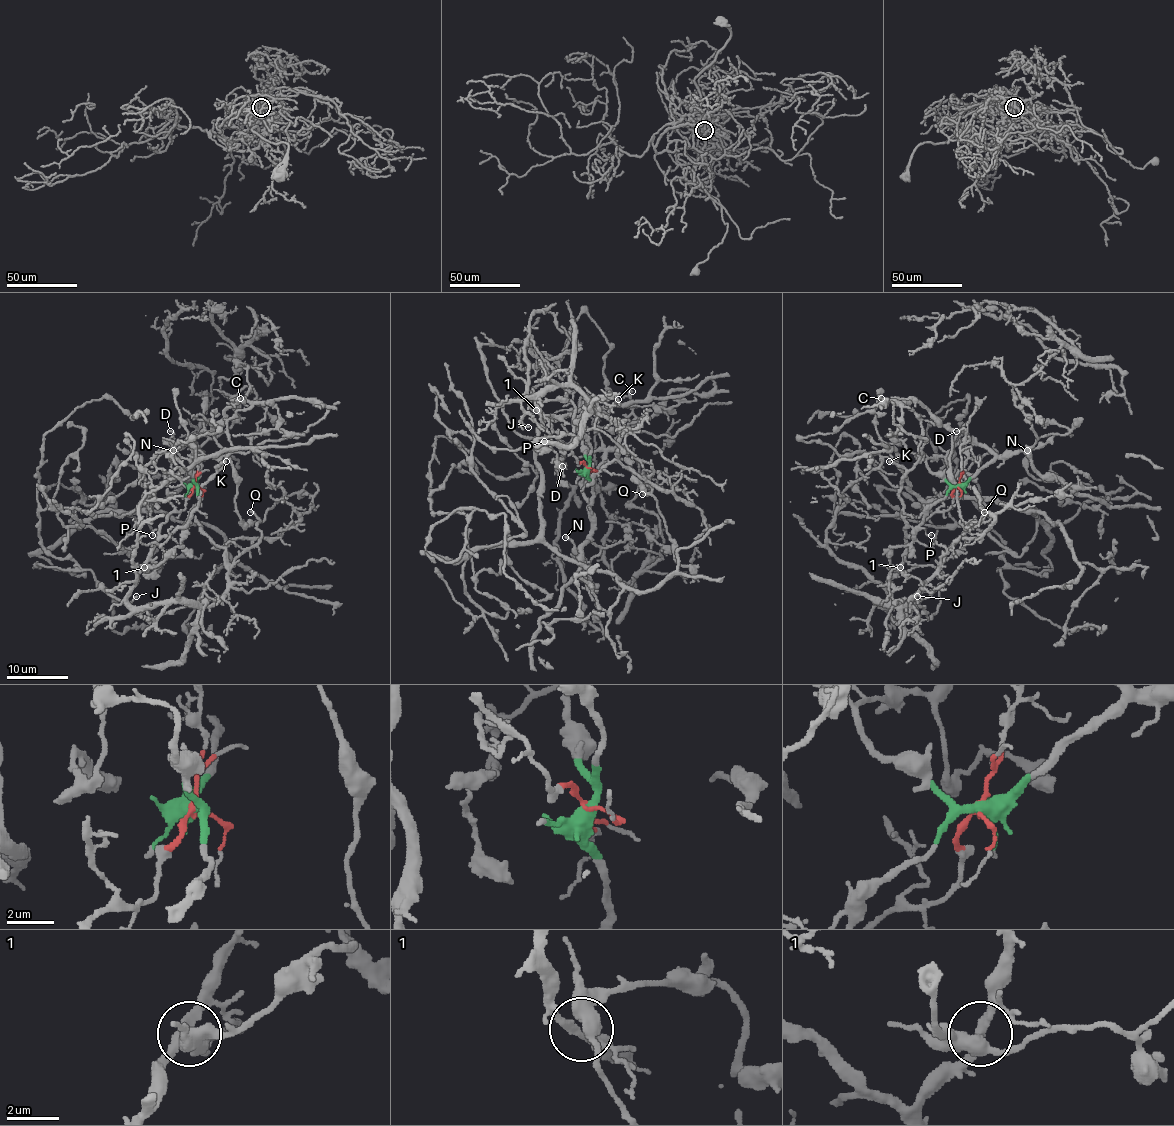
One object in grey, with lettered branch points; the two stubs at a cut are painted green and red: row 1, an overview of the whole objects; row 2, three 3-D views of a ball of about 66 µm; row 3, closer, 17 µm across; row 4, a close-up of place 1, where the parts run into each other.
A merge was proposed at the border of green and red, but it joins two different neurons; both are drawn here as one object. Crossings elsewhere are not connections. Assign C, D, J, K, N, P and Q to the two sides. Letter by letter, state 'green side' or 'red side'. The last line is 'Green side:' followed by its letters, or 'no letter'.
C: green side
D: green side
J: red side
K: red side
N: green side
P: red side
Q: red side
Green side: C, D, N

